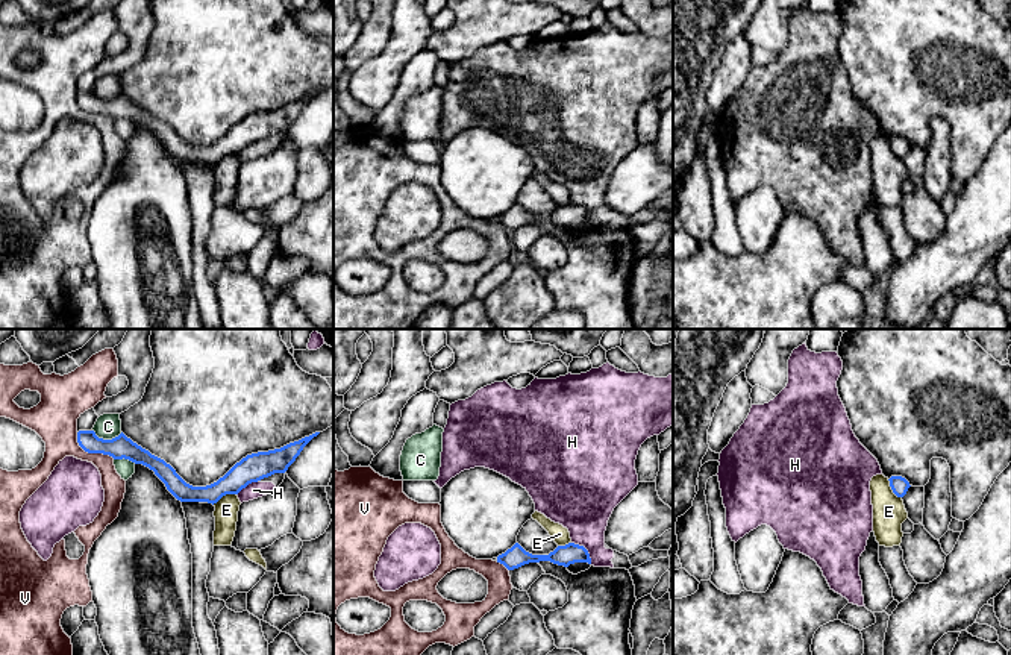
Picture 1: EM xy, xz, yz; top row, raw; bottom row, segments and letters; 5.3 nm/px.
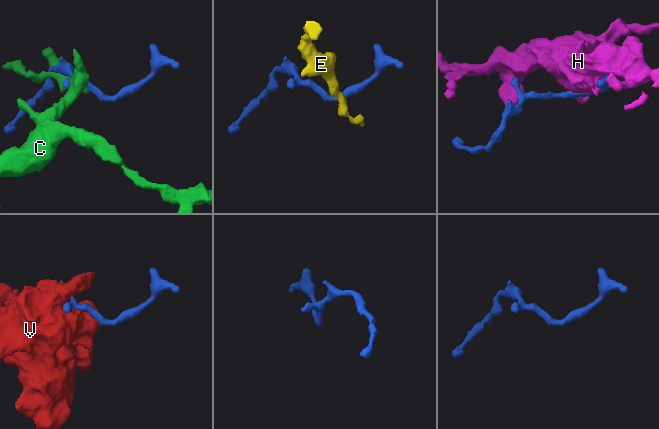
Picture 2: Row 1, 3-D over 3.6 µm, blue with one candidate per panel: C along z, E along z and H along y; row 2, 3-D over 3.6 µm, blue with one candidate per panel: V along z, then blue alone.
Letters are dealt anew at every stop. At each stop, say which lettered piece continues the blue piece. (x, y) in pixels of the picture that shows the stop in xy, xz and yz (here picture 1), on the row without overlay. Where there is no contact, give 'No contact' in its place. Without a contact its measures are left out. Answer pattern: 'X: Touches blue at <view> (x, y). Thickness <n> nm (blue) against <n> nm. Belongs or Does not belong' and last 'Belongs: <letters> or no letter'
C: Touches blue at xy (106, 100). Thickness 120 nm (blue) against 140 nm. Does not belong
E: Touches blue at xy (223, 155). Thickness 150 nm (blue) against 130 nm. Does not belong
H: Touches blue at xz (585, 209). Thickness 110 nm (blue) against 320 nm. Does not belong
V: Touches blue at xy (91, 112). Thickness 120 nm (blue) against 220 nm. Does not belong
Belongs: no letter

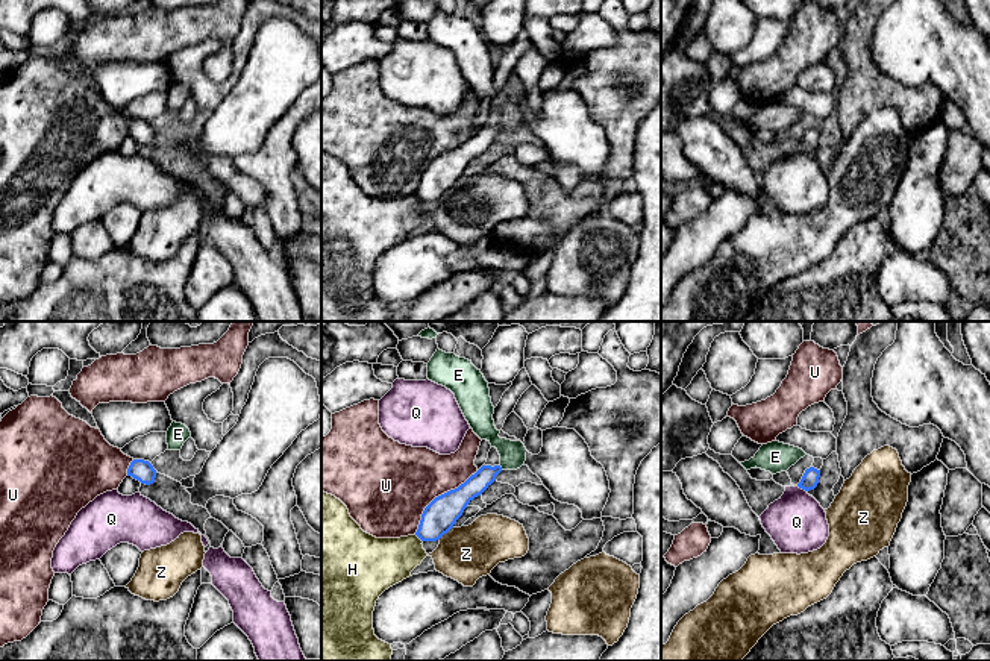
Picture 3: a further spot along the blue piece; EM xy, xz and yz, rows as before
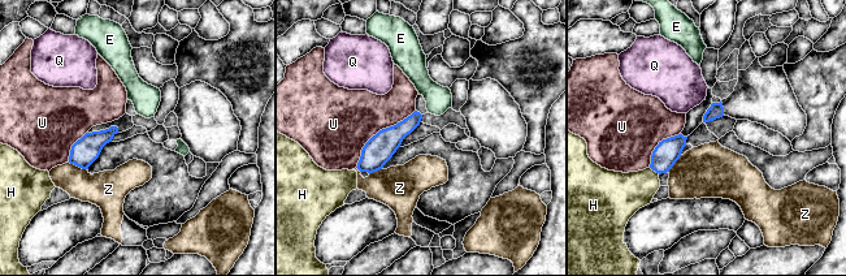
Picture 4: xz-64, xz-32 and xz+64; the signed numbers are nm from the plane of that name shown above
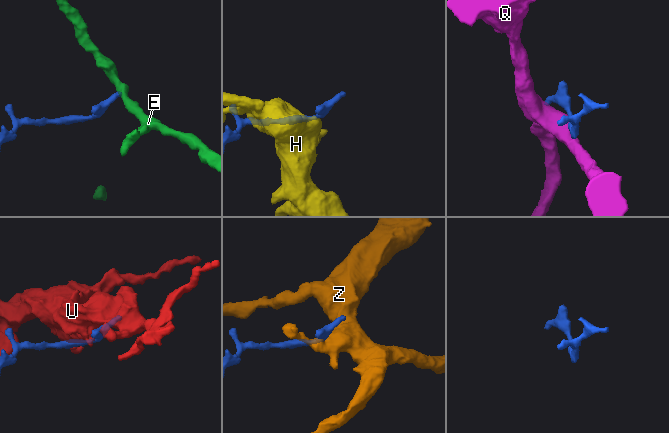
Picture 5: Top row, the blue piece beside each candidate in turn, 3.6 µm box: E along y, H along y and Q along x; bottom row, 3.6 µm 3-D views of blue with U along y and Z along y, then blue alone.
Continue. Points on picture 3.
E: Touches blue at xz (501, 128). Thickness 110 nm (blue) against 140 nm. Does not belong
H: Touches blue at xz (419, 197). Thickness 180 nm (blue) against 280 nm. Does not belong
Q: Touches blue at yz (801, 147). Thickness 90 nm (blue) against 320 nm. Does not belong
U: Touches blue at xz (438, 156). Thickness 180 nm (blue) against 420 nm. Does not belong
Z: Touches blue at xz (444, 193). Thickness 180 nm (blue) against 300 nm. Does not belong
Belongs: no letter

